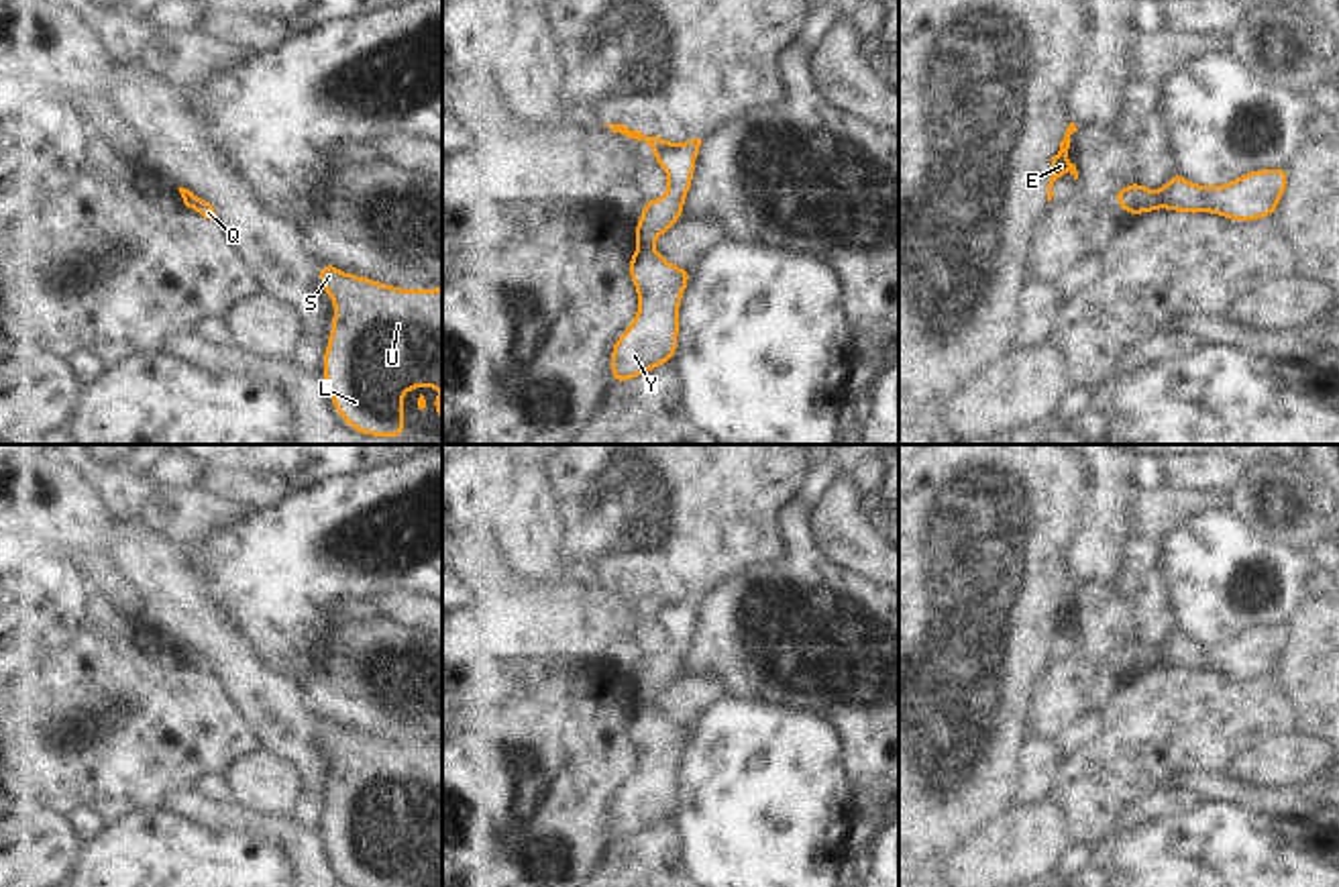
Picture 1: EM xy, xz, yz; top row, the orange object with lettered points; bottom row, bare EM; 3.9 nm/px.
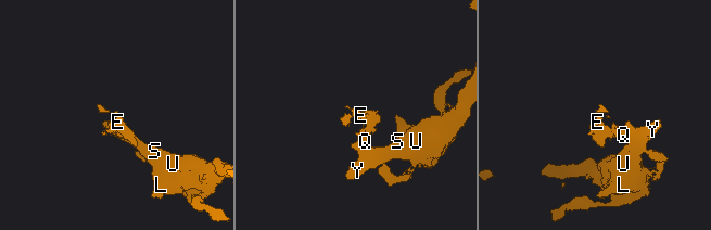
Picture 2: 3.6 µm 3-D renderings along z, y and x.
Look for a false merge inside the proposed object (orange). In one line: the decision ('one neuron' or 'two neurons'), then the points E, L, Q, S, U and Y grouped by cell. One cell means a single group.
two neurons; groups E Q / L S U Y

